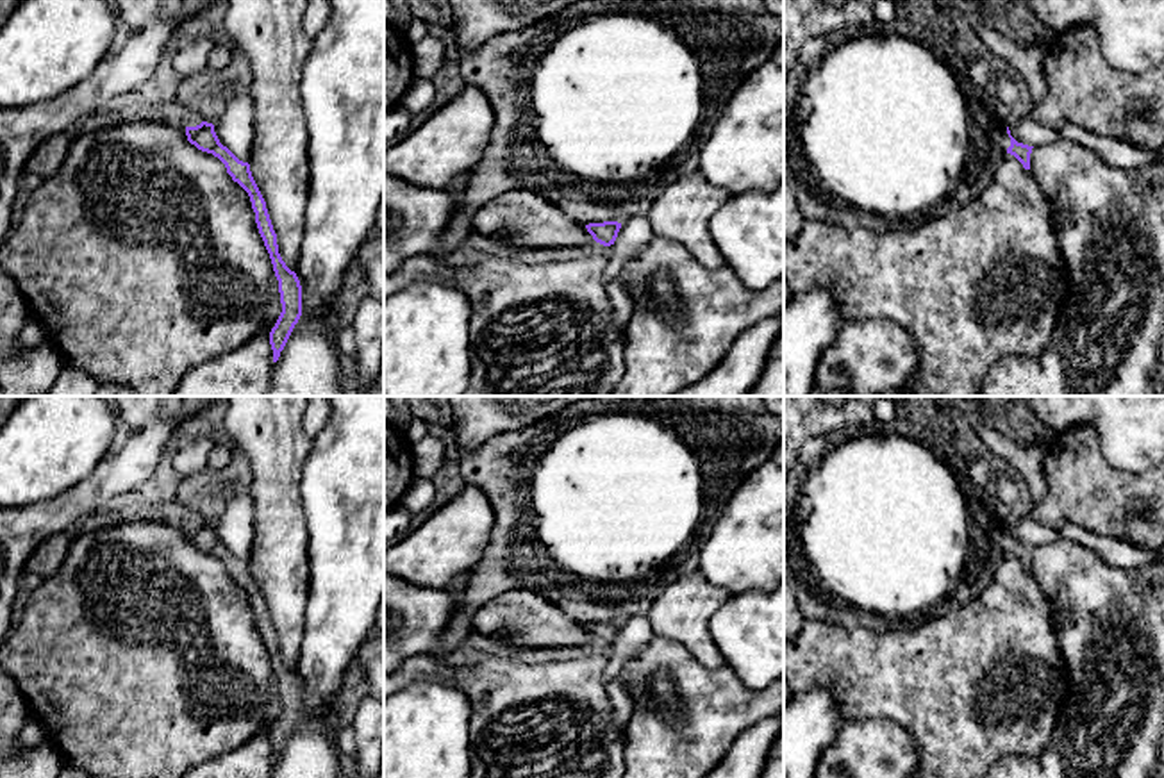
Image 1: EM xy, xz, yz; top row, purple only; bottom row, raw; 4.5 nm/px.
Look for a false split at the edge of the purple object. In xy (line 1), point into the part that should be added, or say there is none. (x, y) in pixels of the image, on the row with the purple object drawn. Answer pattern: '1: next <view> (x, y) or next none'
1: next none

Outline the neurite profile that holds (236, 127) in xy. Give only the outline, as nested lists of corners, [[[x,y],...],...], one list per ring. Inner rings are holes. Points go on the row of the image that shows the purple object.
[[[237,87],[227,100],[223,116],[214,132],[223,146],[227,146],[239,161],[252,159],[252,143],[255,132],[254,96],[250,89]]]

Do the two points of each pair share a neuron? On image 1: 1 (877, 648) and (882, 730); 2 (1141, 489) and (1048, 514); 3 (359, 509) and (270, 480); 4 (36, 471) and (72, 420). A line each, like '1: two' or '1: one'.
1: two
2: one
3: two
4: one

